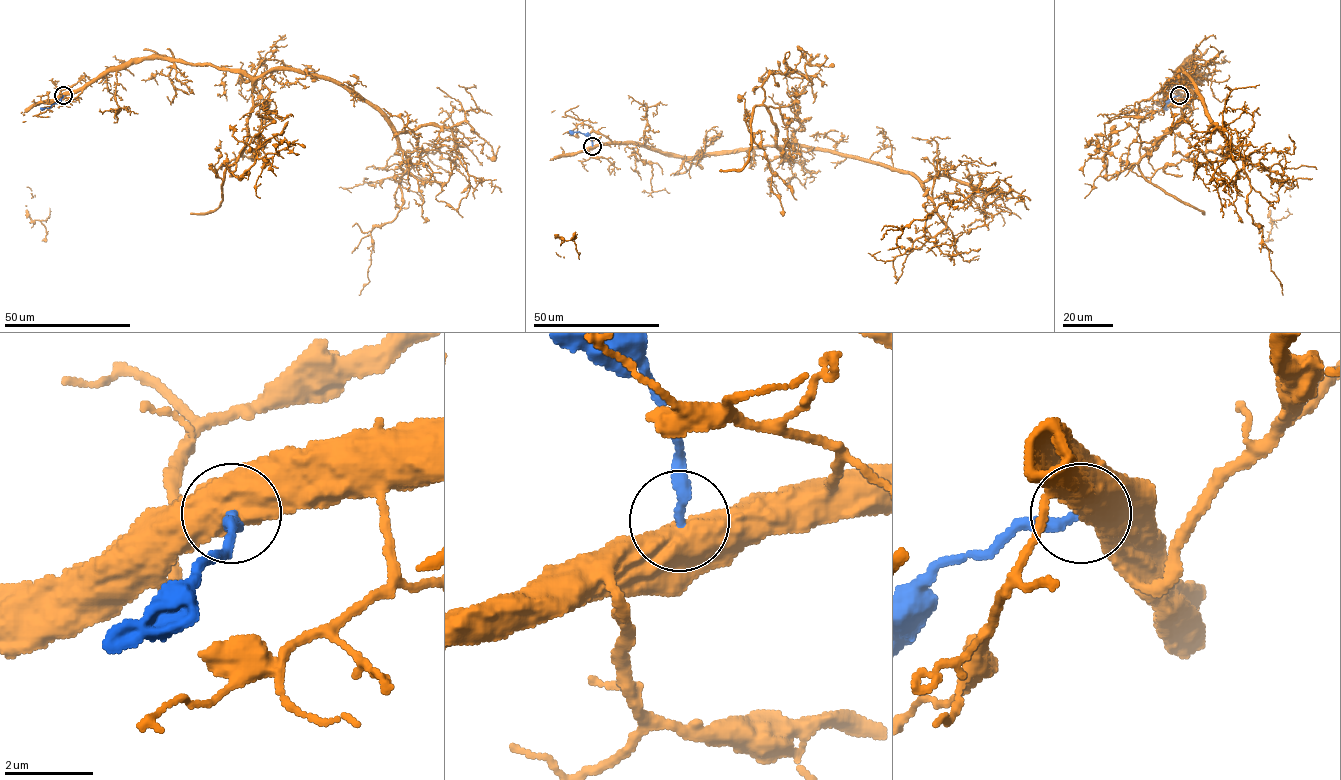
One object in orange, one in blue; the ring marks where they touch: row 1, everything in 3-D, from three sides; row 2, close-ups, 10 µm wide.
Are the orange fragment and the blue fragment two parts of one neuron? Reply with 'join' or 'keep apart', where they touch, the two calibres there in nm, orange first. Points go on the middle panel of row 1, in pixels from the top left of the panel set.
keep apart | (592, 146) | 800/260 nm

